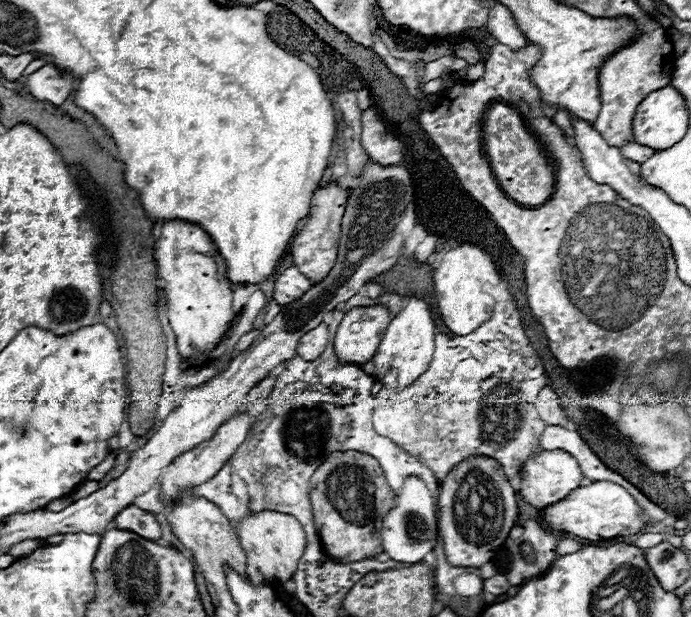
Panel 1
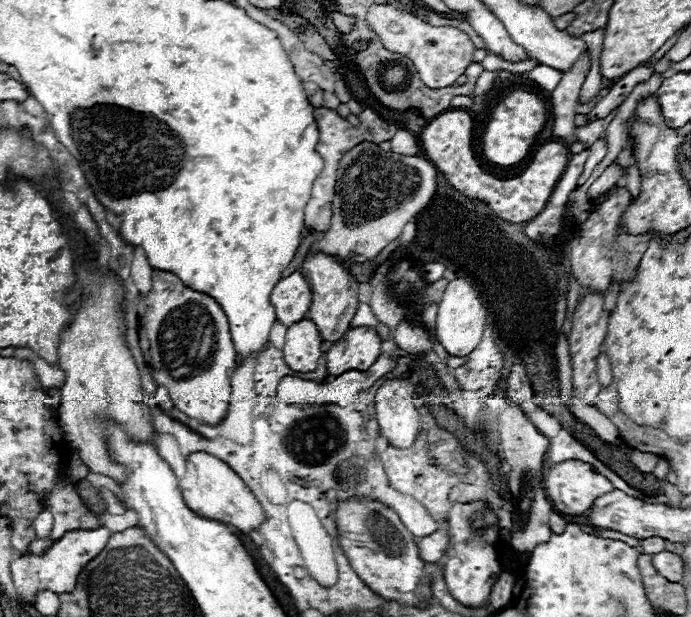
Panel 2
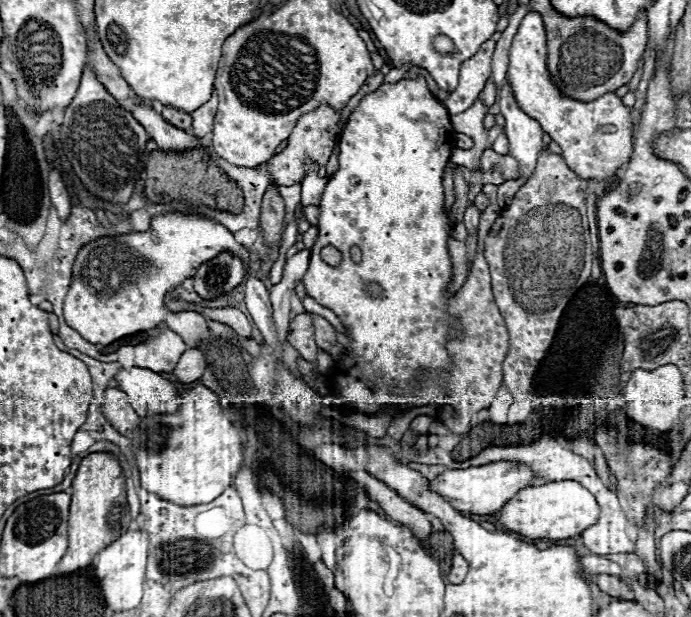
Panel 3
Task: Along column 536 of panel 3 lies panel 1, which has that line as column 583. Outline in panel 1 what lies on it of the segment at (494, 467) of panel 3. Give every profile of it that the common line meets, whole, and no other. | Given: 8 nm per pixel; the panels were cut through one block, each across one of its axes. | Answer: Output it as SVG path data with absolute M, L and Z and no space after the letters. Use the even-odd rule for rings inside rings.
M542 450L522 464L518 494L528 504L532 504L536 508L544 508L548 504L564 500L574 488L578 488L582 484L584 484L582 470L580 470L578 462L568 452L564 452L564 450Z

